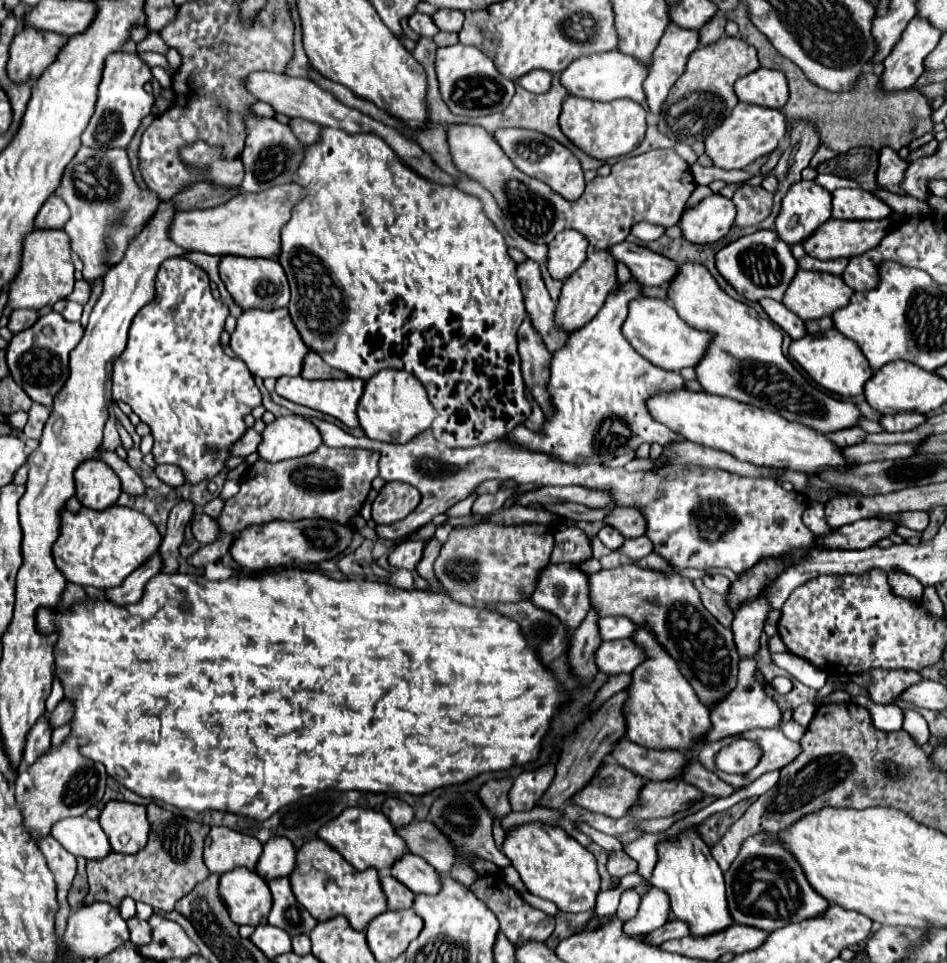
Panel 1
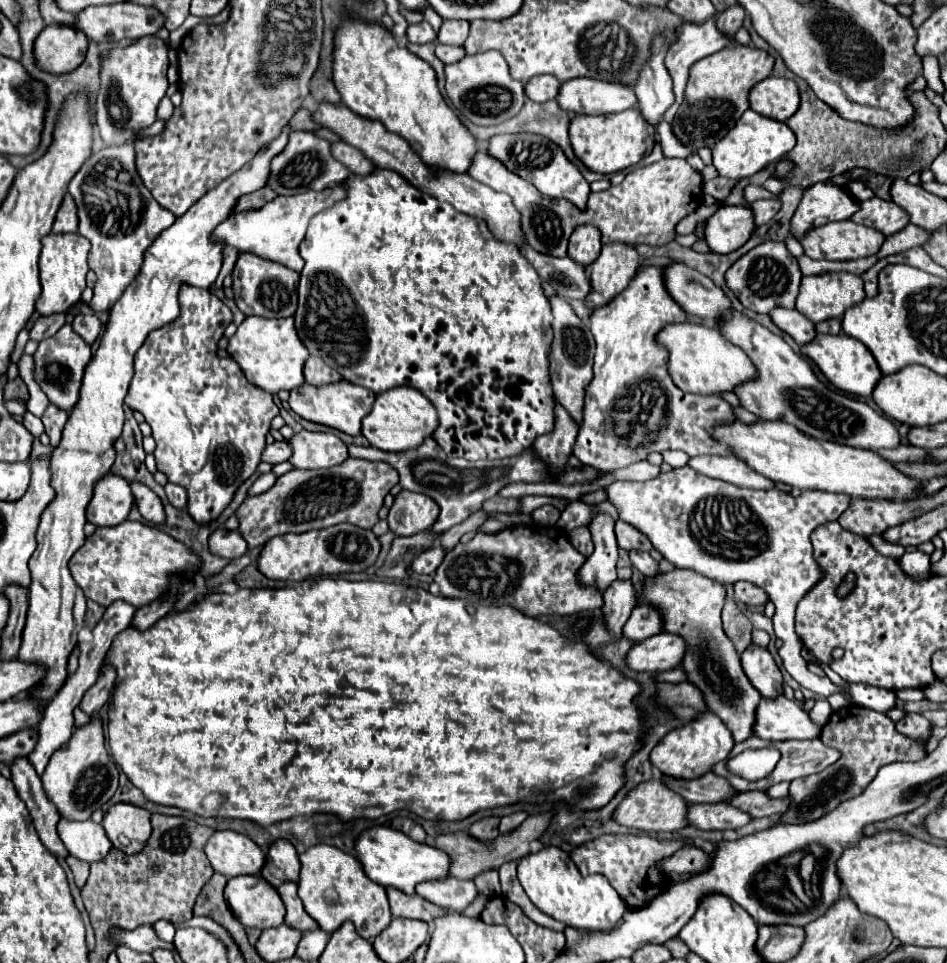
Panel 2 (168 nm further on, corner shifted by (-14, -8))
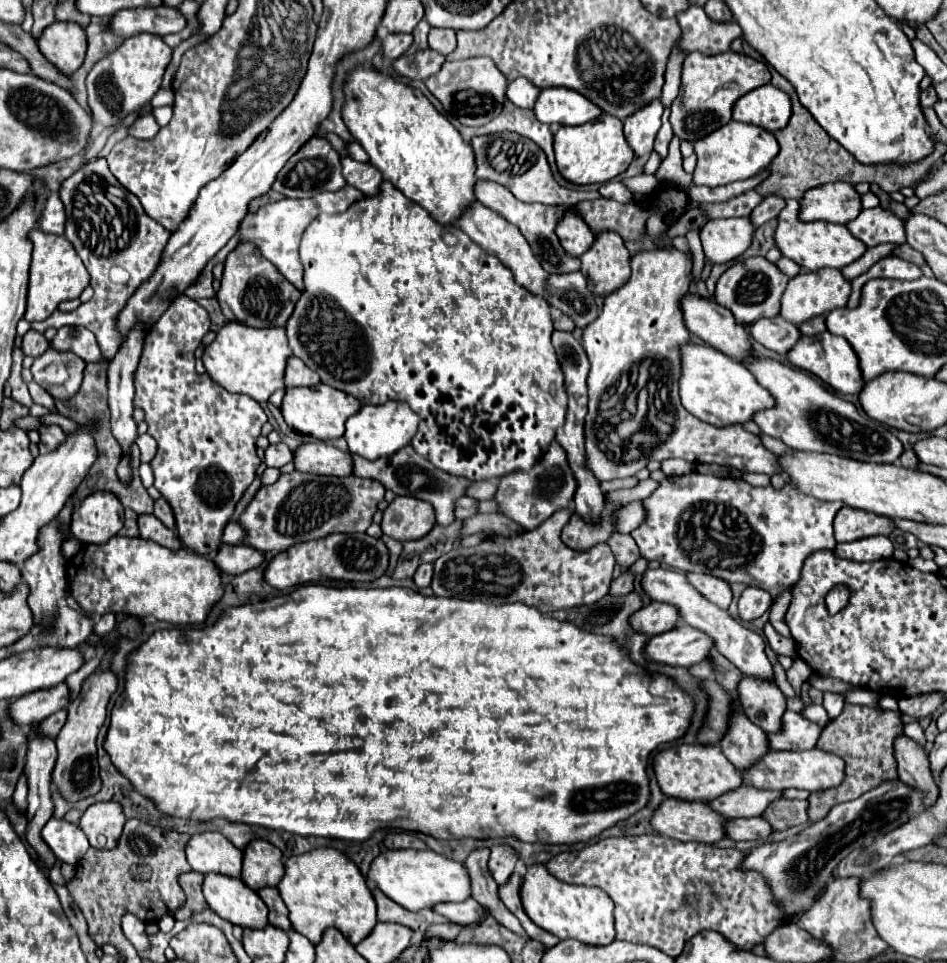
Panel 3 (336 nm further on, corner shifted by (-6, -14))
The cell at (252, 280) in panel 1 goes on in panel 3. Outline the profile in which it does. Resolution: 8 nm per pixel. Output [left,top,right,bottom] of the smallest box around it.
[217,242,301,328]

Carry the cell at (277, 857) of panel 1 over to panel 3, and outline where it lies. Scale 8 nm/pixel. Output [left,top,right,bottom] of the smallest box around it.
[241,840,283,890]

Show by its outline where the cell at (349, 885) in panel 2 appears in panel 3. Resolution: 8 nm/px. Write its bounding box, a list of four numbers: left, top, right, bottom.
[277,848,377,946]

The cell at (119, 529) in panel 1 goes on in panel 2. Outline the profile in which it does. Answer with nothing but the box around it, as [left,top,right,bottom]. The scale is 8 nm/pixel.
[69,520,199,608]

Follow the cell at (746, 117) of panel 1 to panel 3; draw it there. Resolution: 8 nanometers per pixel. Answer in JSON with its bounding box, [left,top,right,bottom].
[693,120,779,186]

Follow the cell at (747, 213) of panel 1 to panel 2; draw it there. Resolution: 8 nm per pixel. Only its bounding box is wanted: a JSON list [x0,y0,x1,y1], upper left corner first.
[749,198,781,226]

